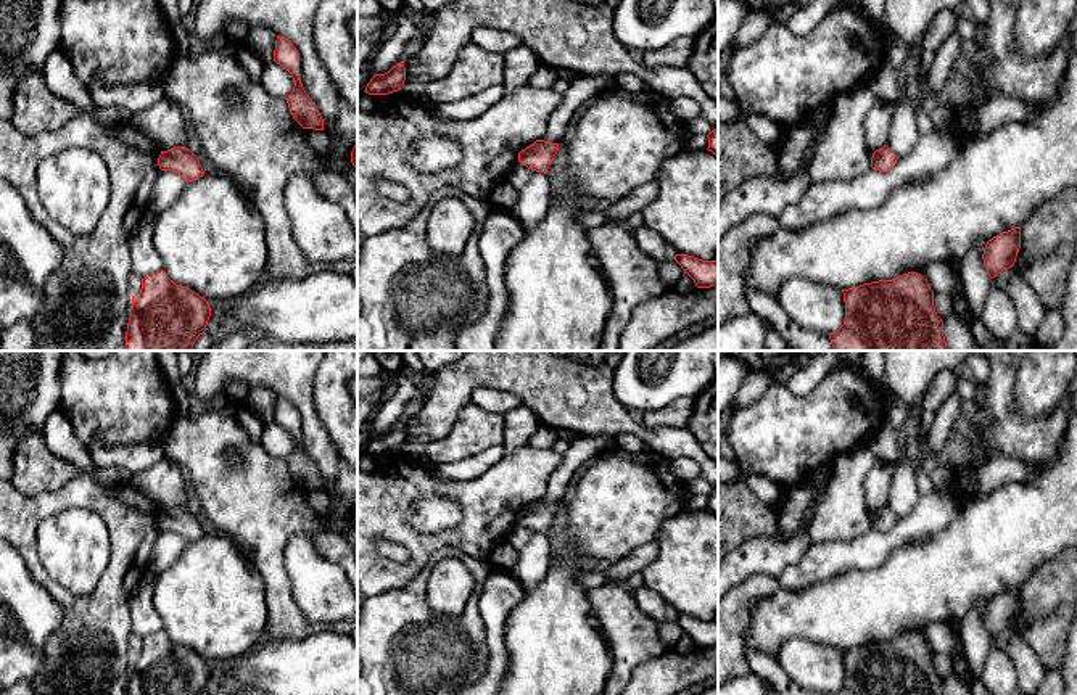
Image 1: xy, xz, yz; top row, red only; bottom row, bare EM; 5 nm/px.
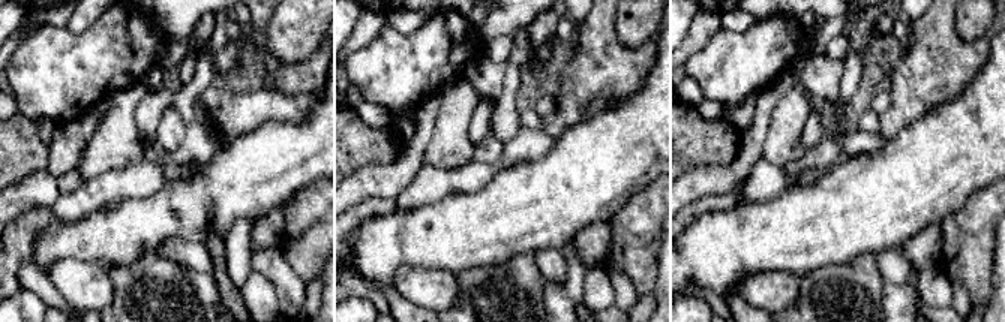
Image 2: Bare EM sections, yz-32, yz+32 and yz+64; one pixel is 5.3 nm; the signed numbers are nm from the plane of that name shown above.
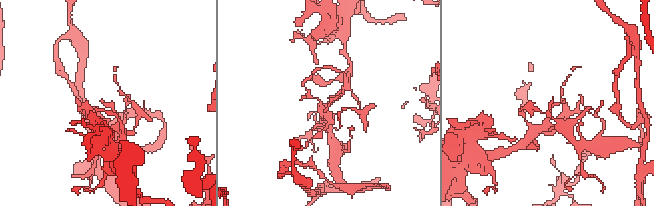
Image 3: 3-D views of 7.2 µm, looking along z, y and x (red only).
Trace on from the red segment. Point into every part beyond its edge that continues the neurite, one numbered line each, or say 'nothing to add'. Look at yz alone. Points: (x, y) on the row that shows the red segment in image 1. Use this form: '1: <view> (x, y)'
nothing to add

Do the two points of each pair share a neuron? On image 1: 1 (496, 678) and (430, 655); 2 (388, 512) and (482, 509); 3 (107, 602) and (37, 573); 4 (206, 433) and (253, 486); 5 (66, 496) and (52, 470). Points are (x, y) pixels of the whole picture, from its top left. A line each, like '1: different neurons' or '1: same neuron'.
1: different neurons
2: same neuron
3: same neuron
4: same neuron
5: different neurons

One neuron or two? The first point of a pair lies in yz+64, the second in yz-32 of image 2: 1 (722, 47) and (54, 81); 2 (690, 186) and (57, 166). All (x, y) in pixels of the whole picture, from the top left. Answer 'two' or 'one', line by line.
1: one
2: two

